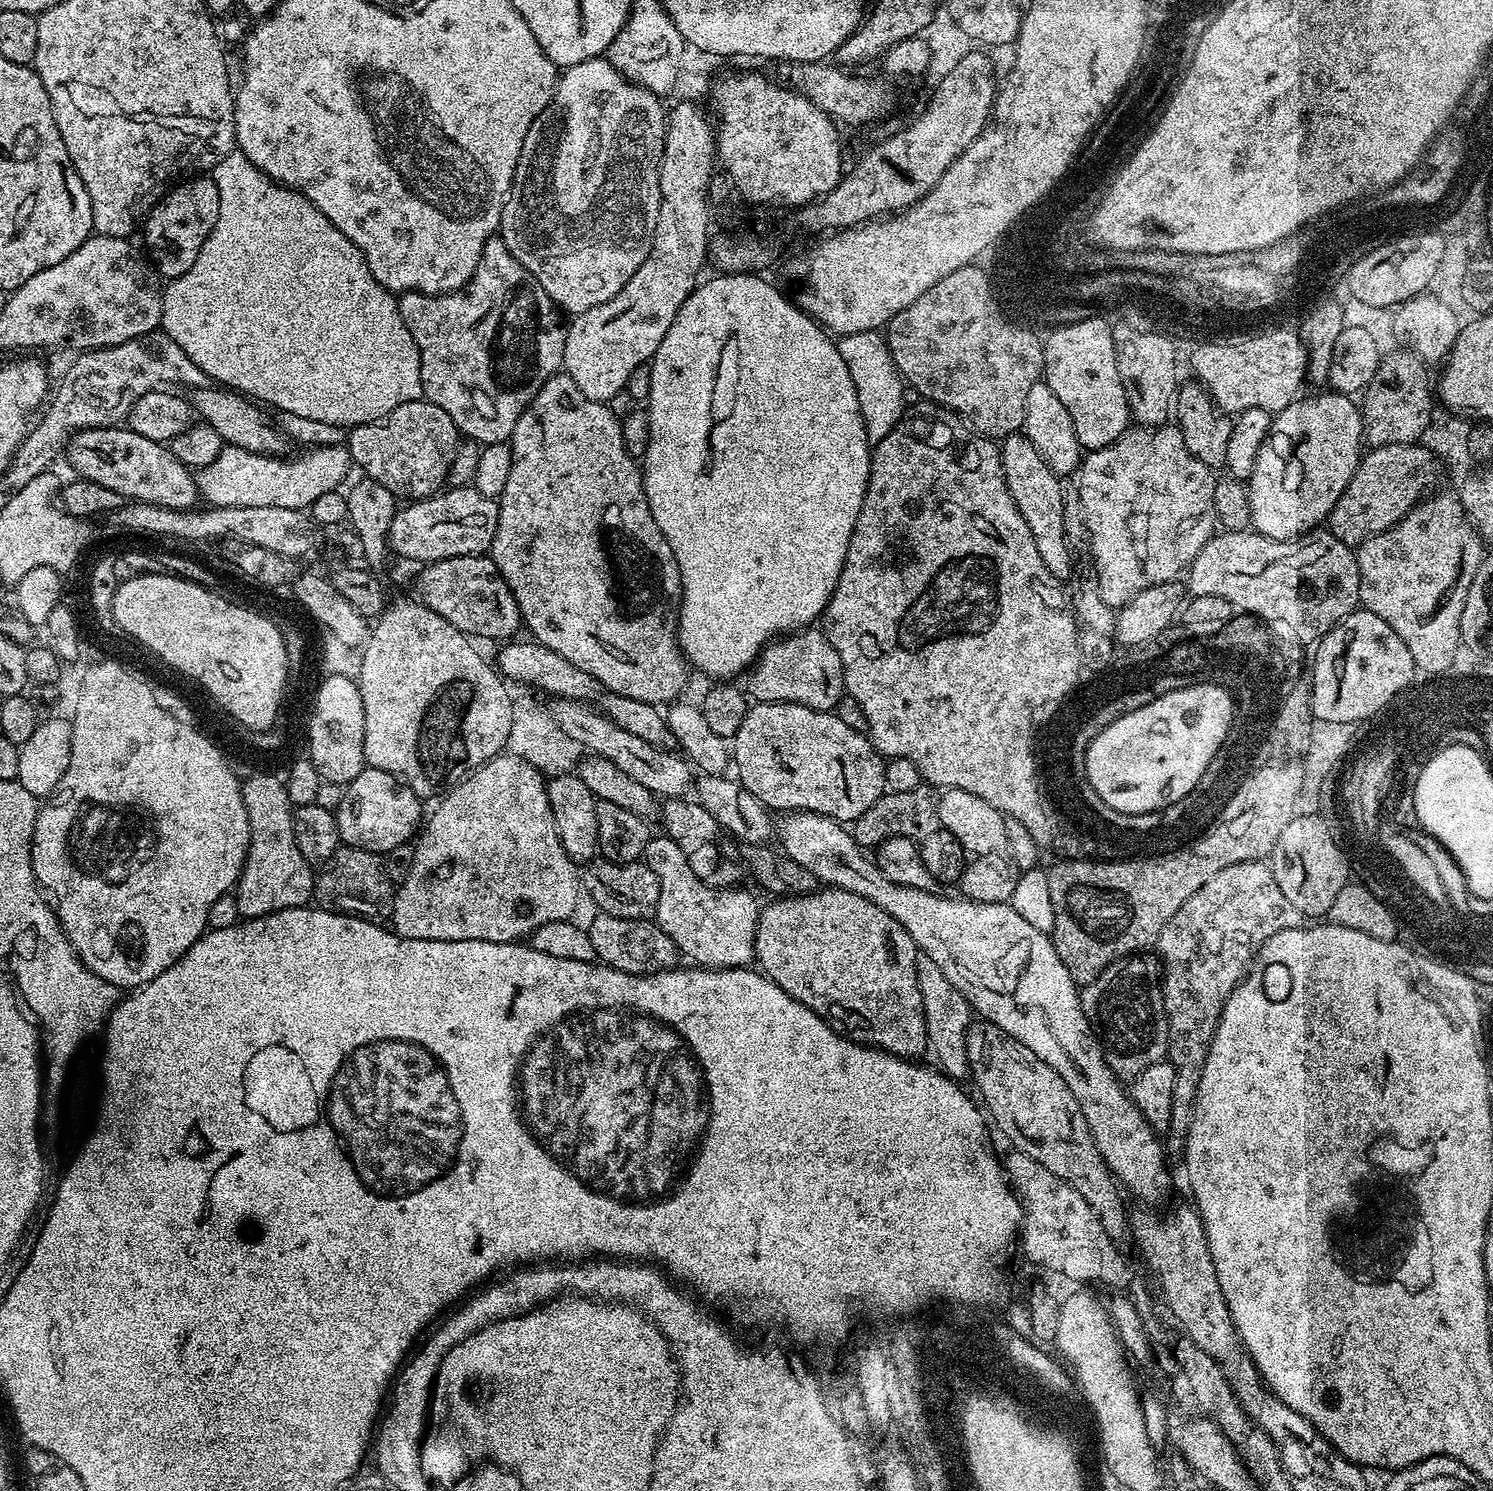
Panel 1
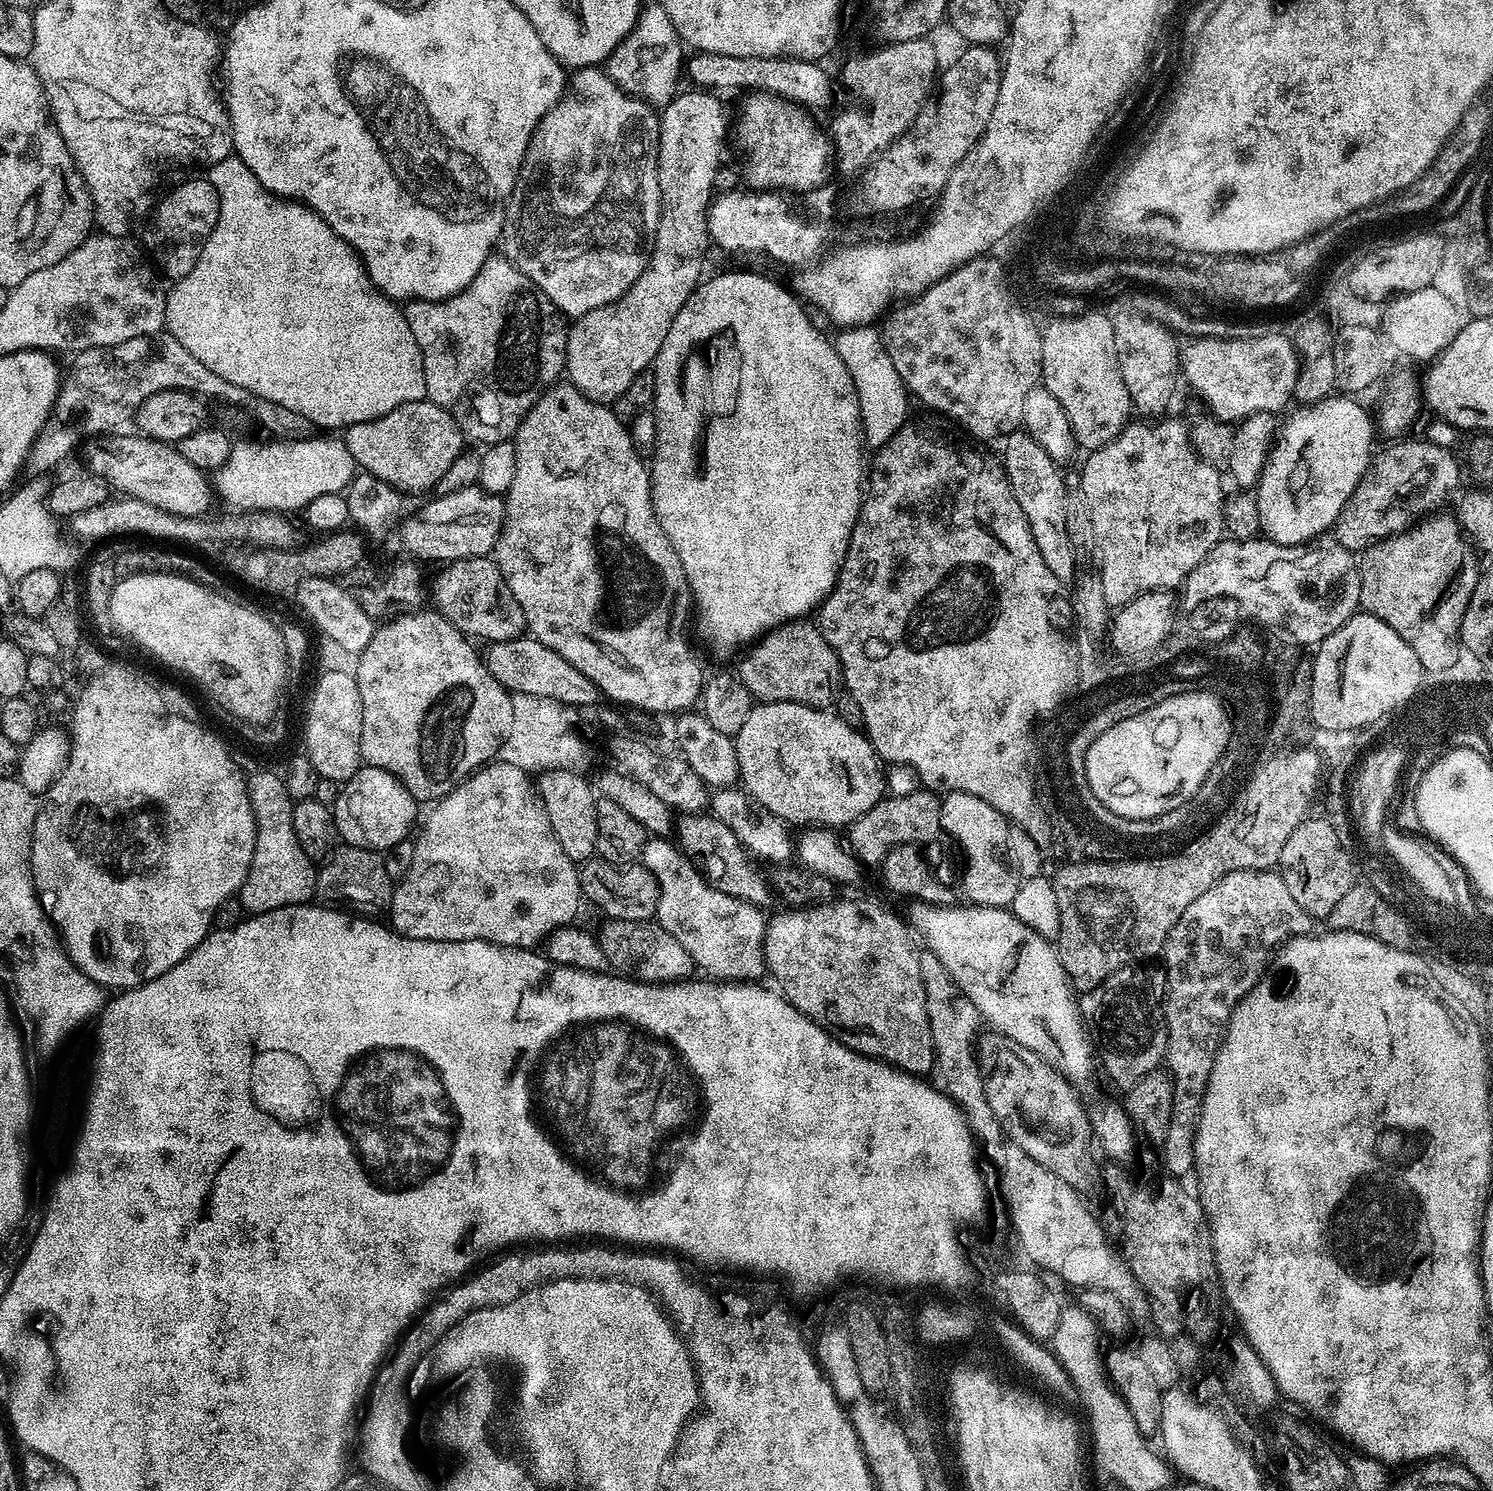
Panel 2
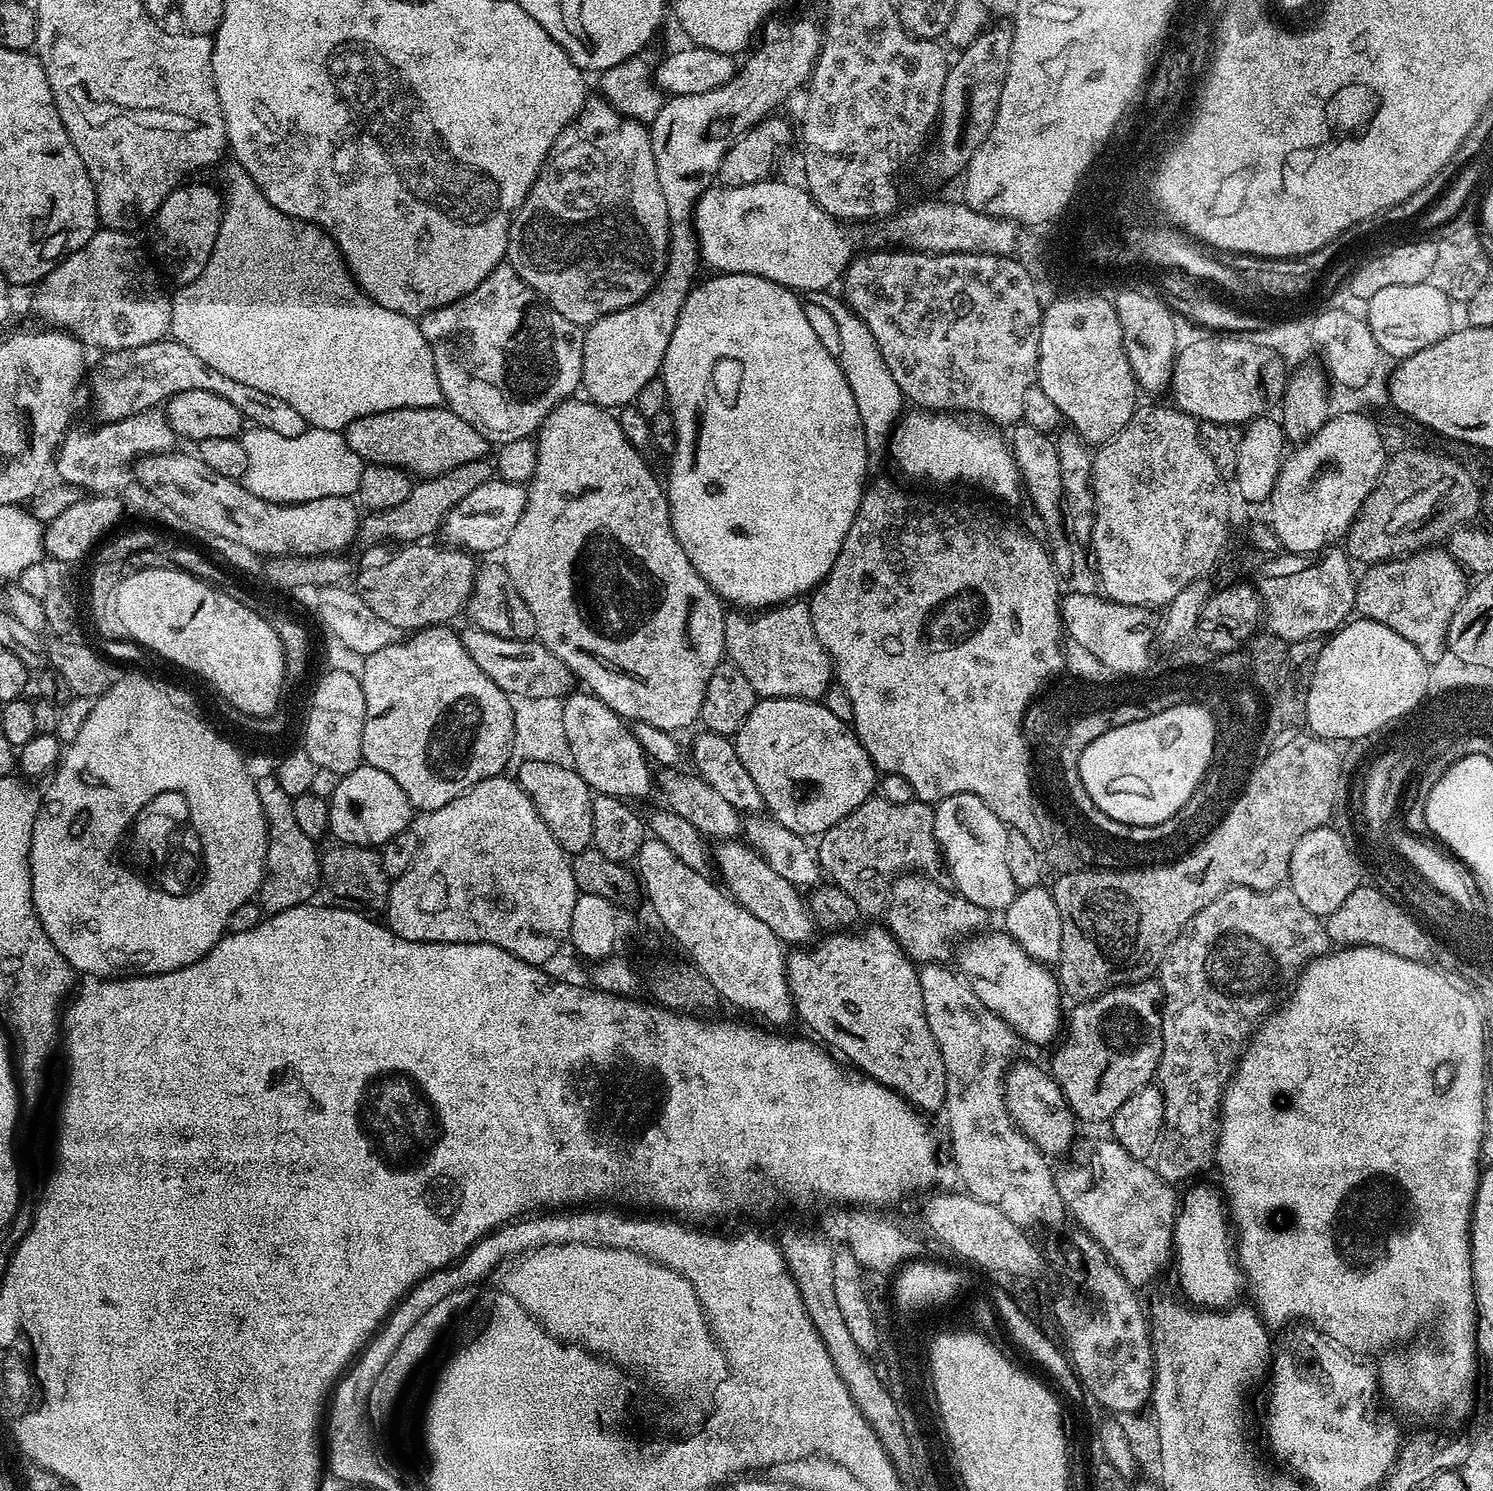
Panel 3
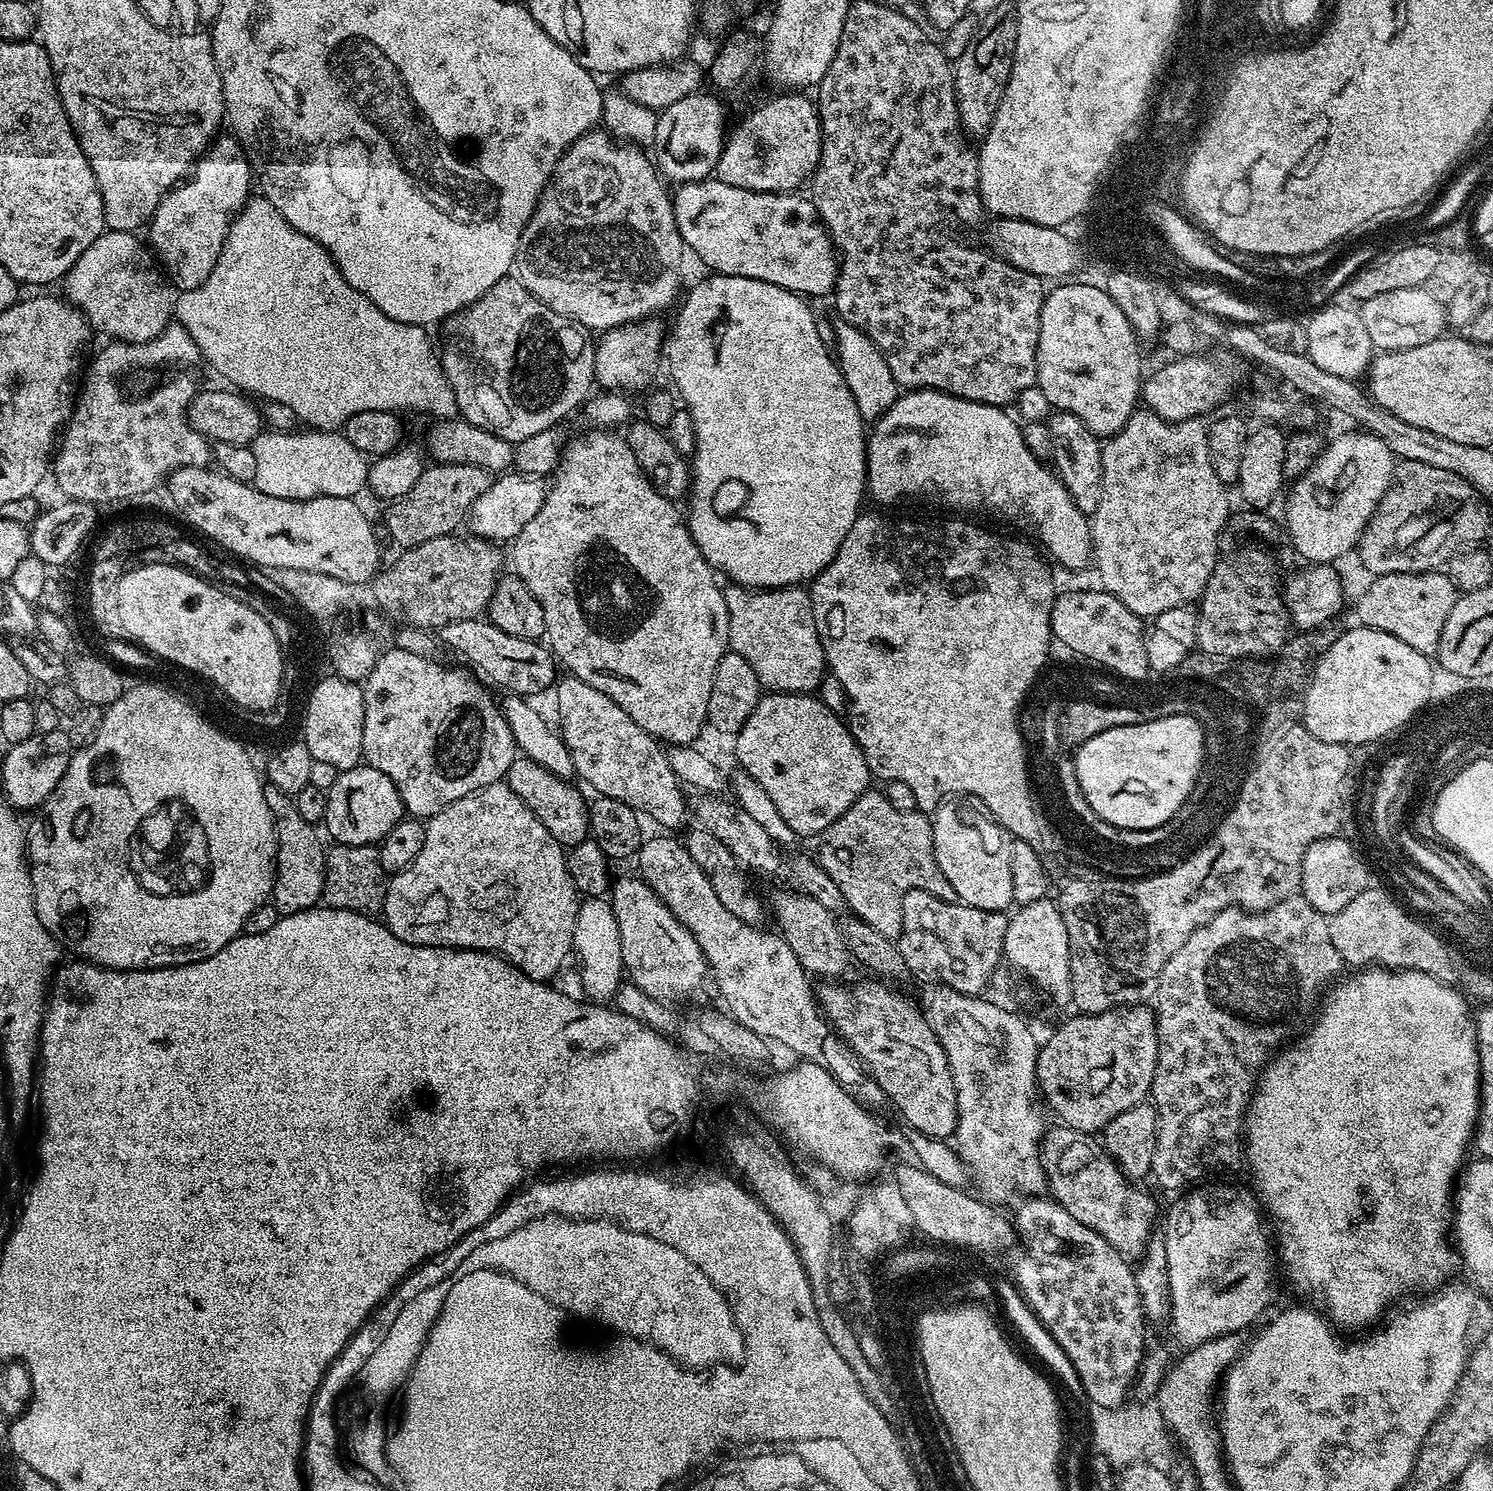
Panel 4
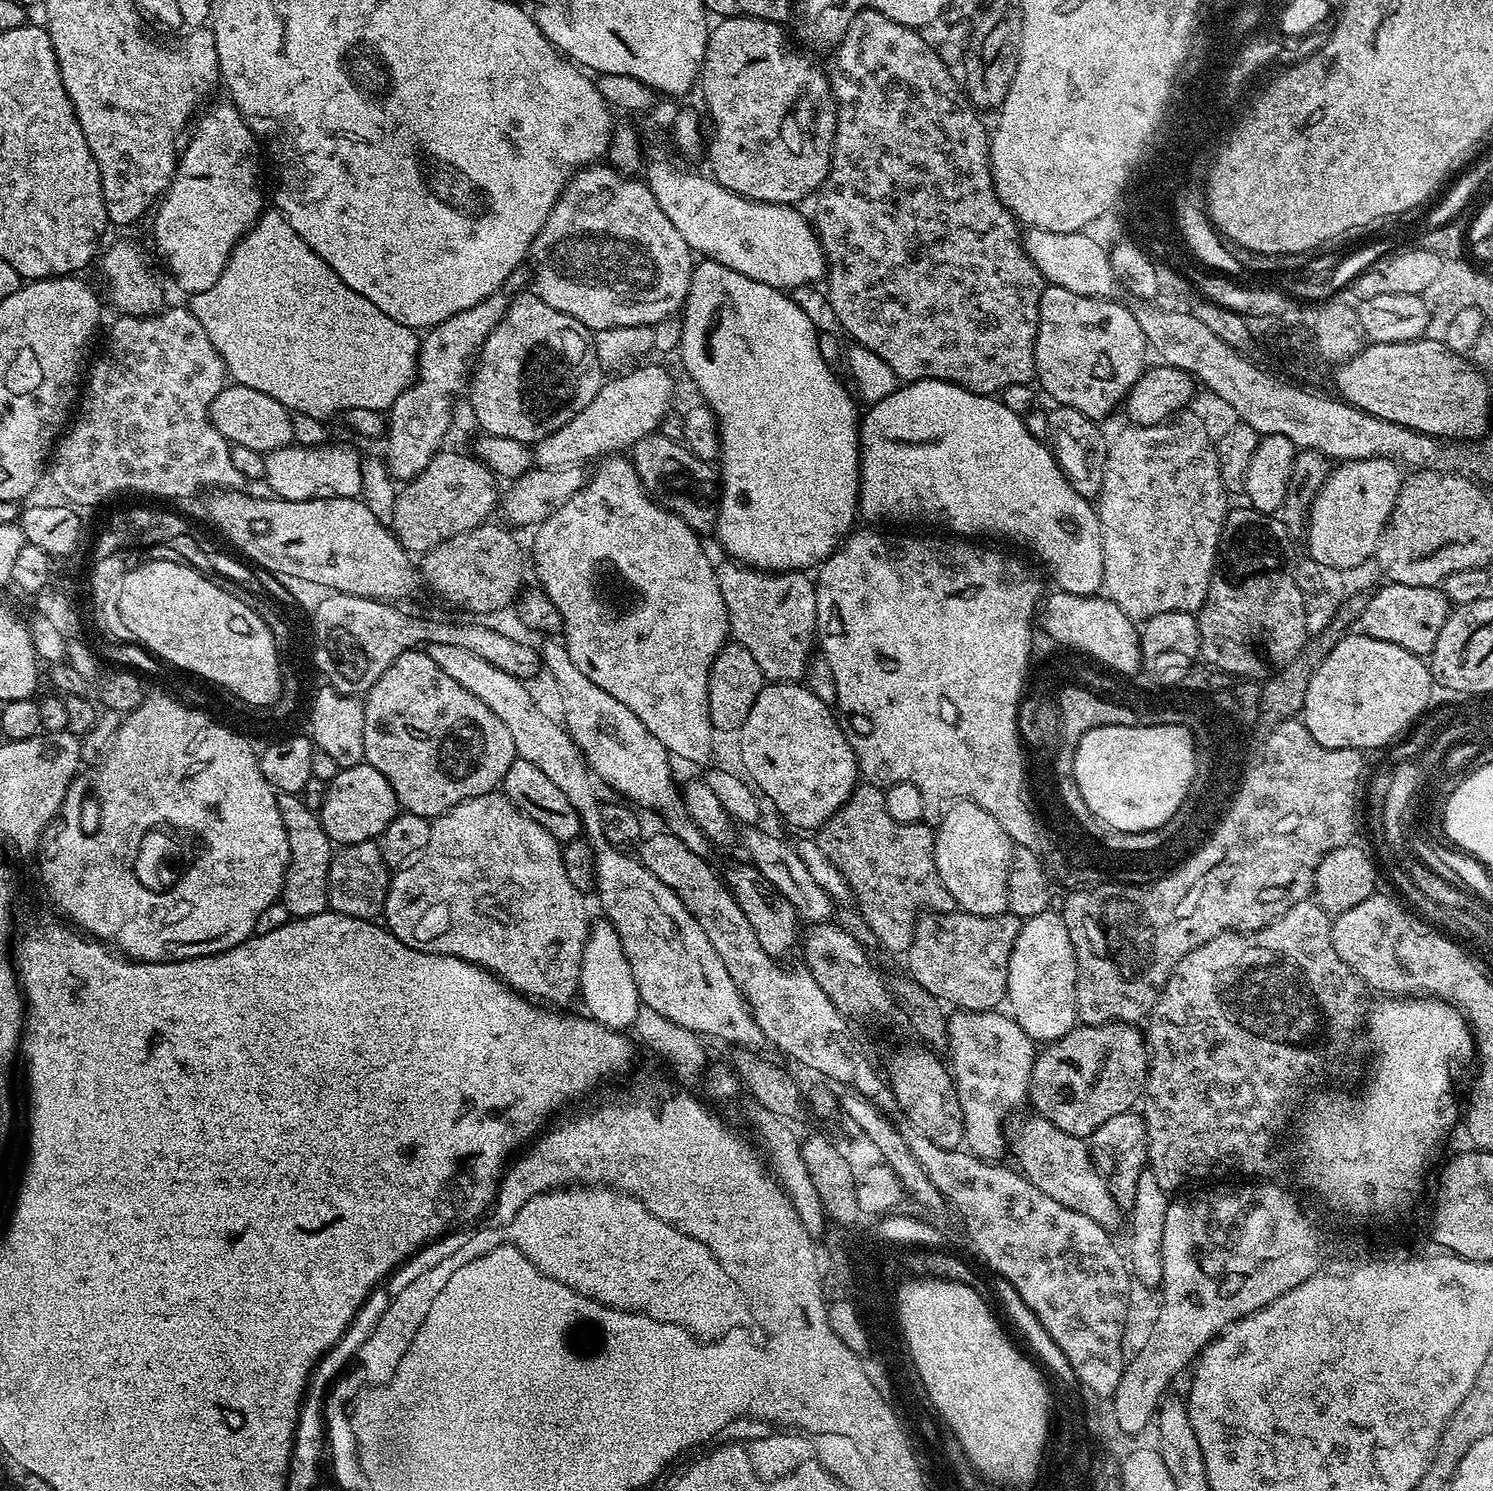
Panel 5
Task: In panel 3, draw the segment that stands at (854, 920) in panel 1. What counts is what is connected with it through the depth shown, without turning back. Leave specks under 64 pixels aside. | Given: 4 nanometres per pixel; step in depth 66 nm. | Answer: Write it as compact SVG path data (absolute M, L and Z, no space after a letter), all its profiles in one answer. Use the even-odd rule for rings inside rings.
M887 927L868 928L861 936L847 935L850 934L844 930L825 935L825 940L817 948L796 950L793 951L796 952L793 956L791 953L787 957L788 989L792 992L795 1015L804 1019L804 1024L813 1032L809 1032L813 1037L835 1050L865 1076L894 1090L921 1112L939 1113L945 1107L947 1098L946 1067L943 1066L938 1042L931 1033L926 1010L923 1008L917 965Z

